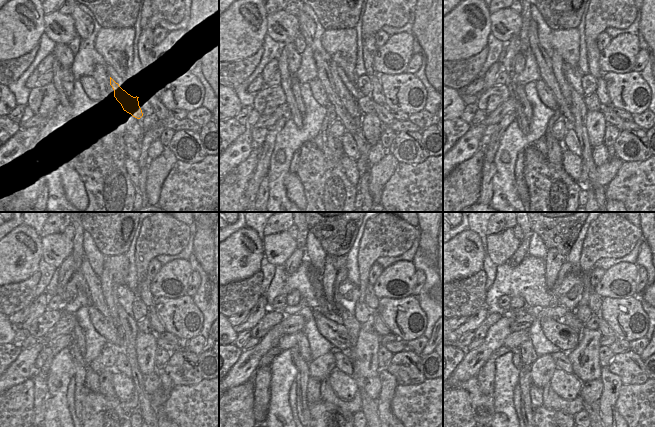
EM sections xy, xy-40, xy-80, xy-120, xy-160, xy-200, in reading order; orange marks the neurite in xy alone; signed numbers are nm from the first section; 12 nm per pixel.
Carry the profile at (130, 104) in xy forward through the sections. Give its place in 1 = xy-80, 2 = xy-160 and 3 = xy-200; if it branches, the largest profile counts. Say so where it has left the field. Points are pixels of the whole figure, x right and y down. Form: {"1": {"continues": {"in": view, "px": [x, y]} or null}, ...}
{"1": {"continues": {"in": "xy-80", "px": [556, 60]}}, "2": {"continues": {"in": "xy-160", "px": [328, 275]}}, "3": {"continues": {"in": "xy-200", "px": [554, 259]}}}

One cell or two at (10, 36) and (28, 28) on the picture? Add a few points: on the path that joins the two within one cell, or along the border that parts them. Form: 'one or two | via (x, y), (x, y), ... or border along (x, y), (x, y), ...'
one | via (14, 32), (18, 28), (24, 28)

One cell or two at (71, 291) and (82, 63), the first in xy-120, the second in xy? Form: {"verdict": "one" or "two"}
{"verdict": "two"}

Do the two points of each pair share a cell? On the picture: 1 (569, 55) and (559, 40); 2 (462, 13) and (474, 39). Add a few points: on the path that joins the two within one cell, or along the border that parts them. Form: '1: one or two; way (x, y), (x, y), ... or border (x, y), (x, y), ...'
1: one; way (568, 51), (563, 44)
2: one; way (466, 19), (468, 26), (475, 33)

